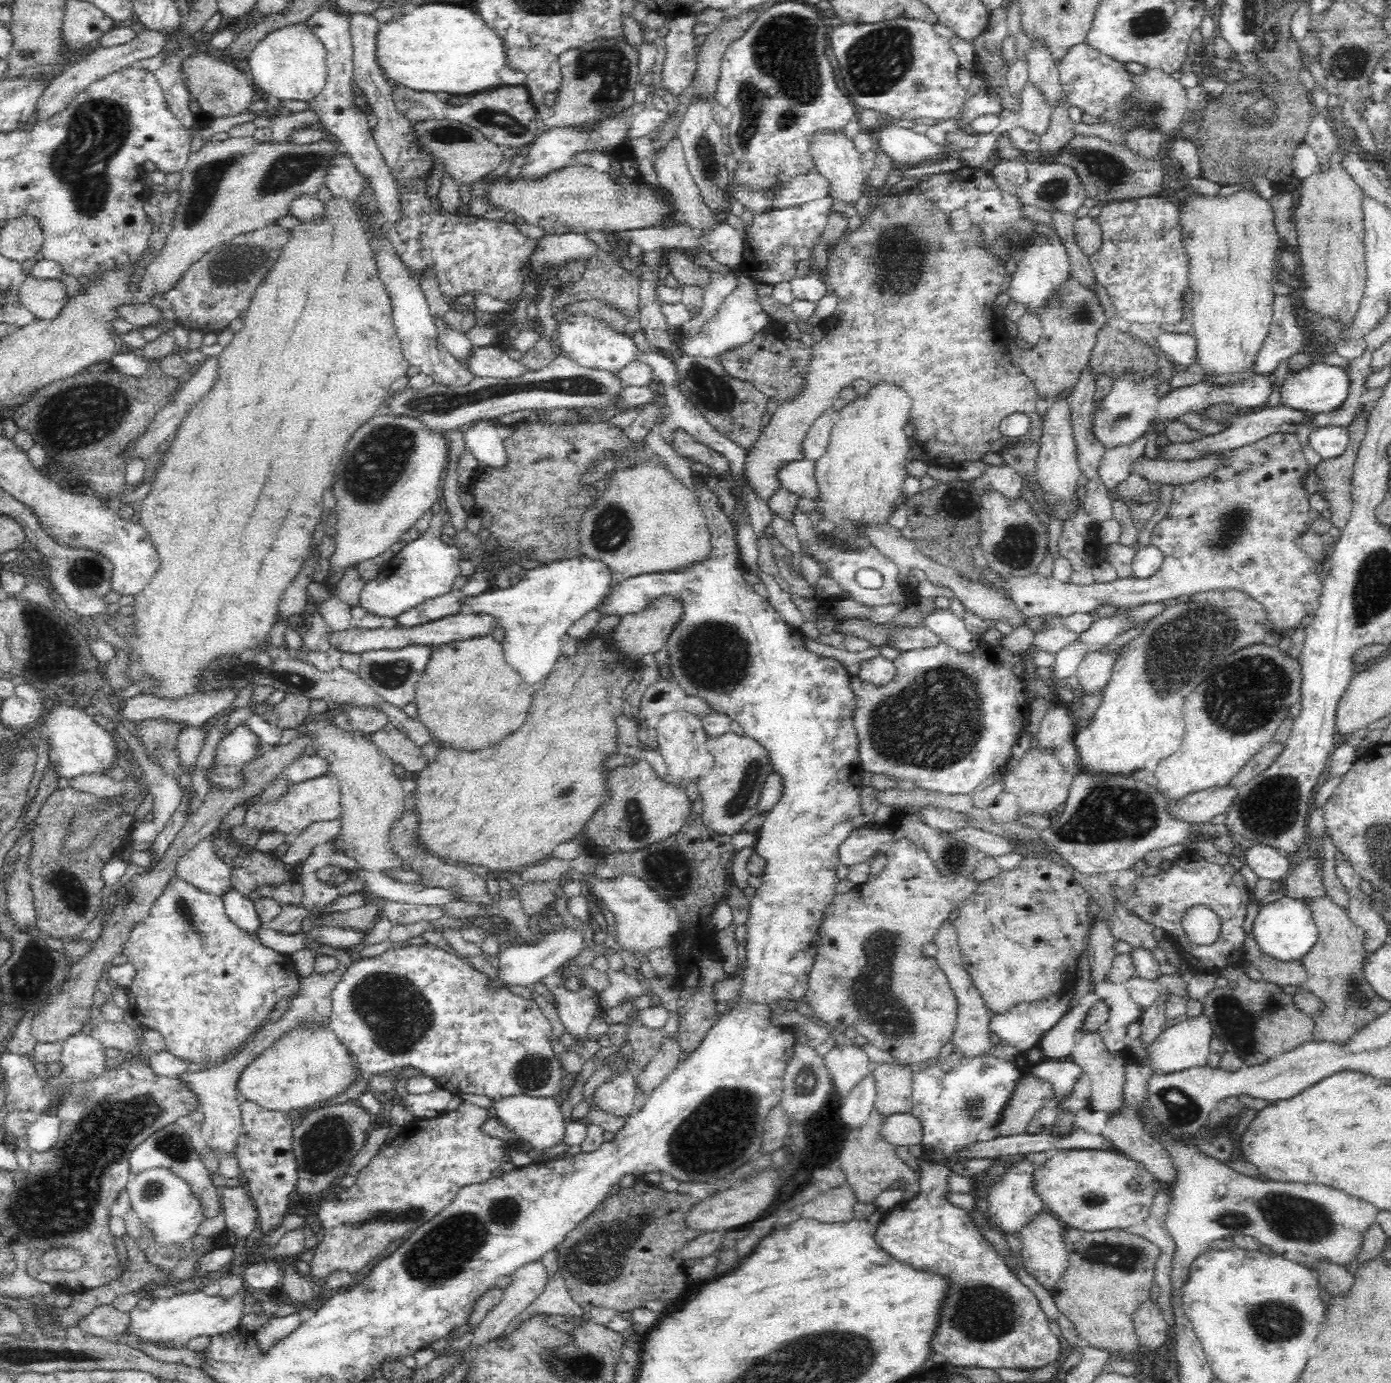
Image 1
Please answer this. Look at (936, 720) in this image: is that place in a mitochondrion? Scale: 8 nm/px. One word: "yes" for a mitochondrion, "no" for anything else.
yes

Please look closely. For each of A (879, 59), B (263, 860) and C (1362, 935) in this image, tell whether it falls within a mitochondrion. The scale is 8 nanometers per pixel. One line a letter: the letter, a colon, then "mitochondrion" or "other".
A: mitochondrion
B: other
C: other

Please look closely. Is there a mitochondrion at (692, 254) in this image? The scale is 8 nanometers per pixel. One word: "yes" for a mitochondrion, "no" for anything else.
no

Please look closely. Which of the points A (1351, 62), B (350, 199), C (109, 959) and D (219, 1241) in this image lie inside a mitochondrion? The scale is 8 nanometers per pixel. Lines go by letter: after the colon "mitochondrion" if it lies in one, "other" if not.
A: mitochondrion
B: other
C: other
D: other

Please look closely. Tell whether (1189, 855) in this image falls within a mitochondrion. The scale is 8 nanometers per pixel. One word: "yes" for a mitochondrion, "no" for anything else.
no

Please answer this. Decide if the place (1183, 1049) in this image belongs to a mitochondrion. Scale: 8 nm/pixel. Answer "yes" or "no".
no

